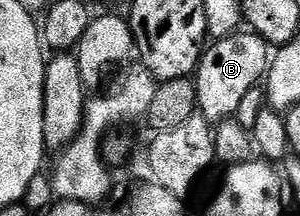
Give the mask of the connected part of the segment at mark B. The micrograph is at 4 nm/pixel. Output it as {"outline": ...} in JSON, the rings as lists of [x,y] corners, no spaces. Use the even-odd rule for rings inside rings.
{"outline":[[[237,33],[226,37],[217,38],[216,44],[209,46],[205,50],[204,57],[200,61],[200,66],[194,72],[194,86],[196,89],[196,105],[199,114],[209,121],[223,121],[231,119],[236,114],[238,105],[242,105],[242,97],[250,93],[252,87],[257,86],[267,76],[270,62],[270,44],[262,36],[255,33]]]}

